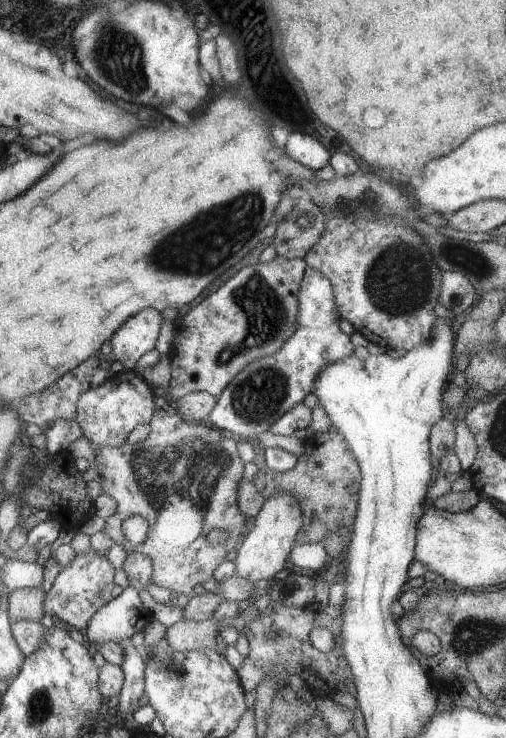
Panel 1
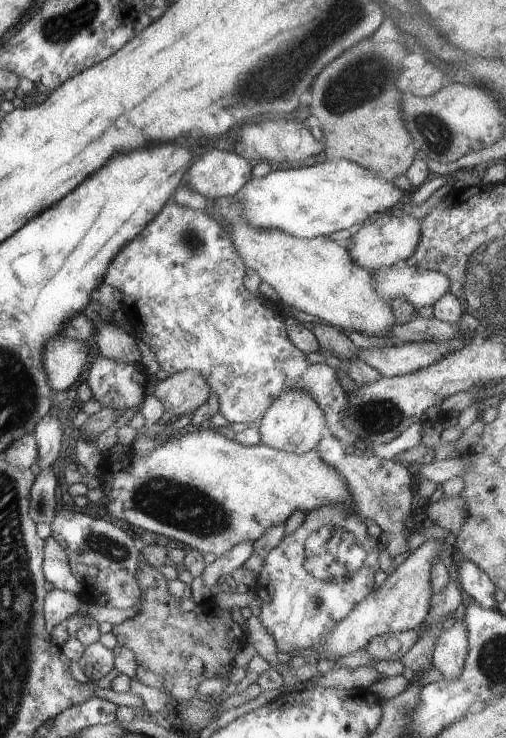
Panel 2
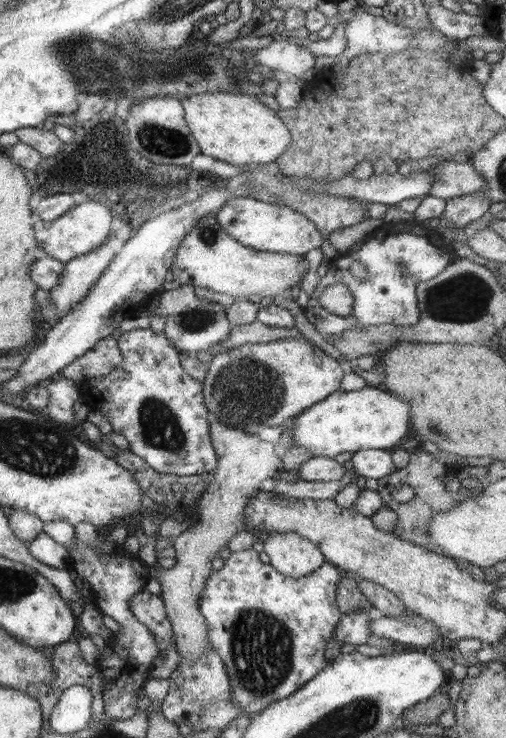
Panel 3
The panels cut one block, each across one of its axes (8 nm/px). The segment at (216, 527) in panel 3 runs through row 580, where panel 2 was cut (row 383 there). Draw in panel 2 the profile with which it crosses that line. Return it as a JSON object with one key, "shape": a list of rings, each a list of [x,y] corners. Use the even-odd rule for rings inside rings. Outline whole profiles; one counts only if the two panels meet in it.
{"shape":[[[190,369],[158,381],[154,392],[166,410],[185,421],[211,396],[211,388],[206,379]]]}

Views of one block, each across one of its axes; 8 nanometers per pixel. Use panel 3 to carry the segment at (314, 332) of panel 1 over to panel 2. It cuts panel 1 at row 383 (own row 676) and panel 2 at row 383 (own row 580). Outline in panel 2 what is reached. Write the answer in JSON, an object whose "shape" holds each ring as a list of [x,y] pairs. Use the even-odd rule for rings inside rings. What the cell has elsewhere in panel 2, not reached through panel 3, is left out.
{"shape":[[[168,202],[164,205],[164,208],[146,225],[146,228],[134,237],[128,244],[122,247],[122,250],[111,260],[110,266],[106,269],[103,276],[103,282],[107,285],[117,288],[123,296],[123,304],[128,308],[138,308],[140,310],[140,320],[134,322],[136,326],[142,326],[138,328],[134,333],[138,340],[143,340],[149,347],[156,360],[158,360],[161,368],[166,370],[168,374],[173,375],[190,369],[198,374],[201,374],[211,388],[211,394],[216,395],[219,398],[219,413],[228,420],[230,426],[233,423],[242,422],[242,424],[249,424],[250,426],[258,426],[259,422],[264,418],[266,411],[270,408],[270,405],[281,395],[283,391],[288,389],[303,390],[308,393],[323,410],[325,414],[325,423],[328,432],[334,435],[338,440],[348,446],[351,444],[360,448],[362,438],[360,434],[355,433],[352,430],[346,429],[344,426],[344,419],[349,416],[349,396],[347,392],[341,388],[338,377],[336,376],[334,369],[324,363],[318,363],[316,365],[310,364],[306,360],[307,354],[300,351],[294,343],[288,337],[286,333],[286,316],[283,312],[282,306],[278,306],[275,302],[265,300],[262,296],[256,297],[242,283],[246,272],[246,266],[241,256],[236,252],[231,236],[223,229],[223,226],[212,215],[196,209],[185,209],[178,205]]]}

